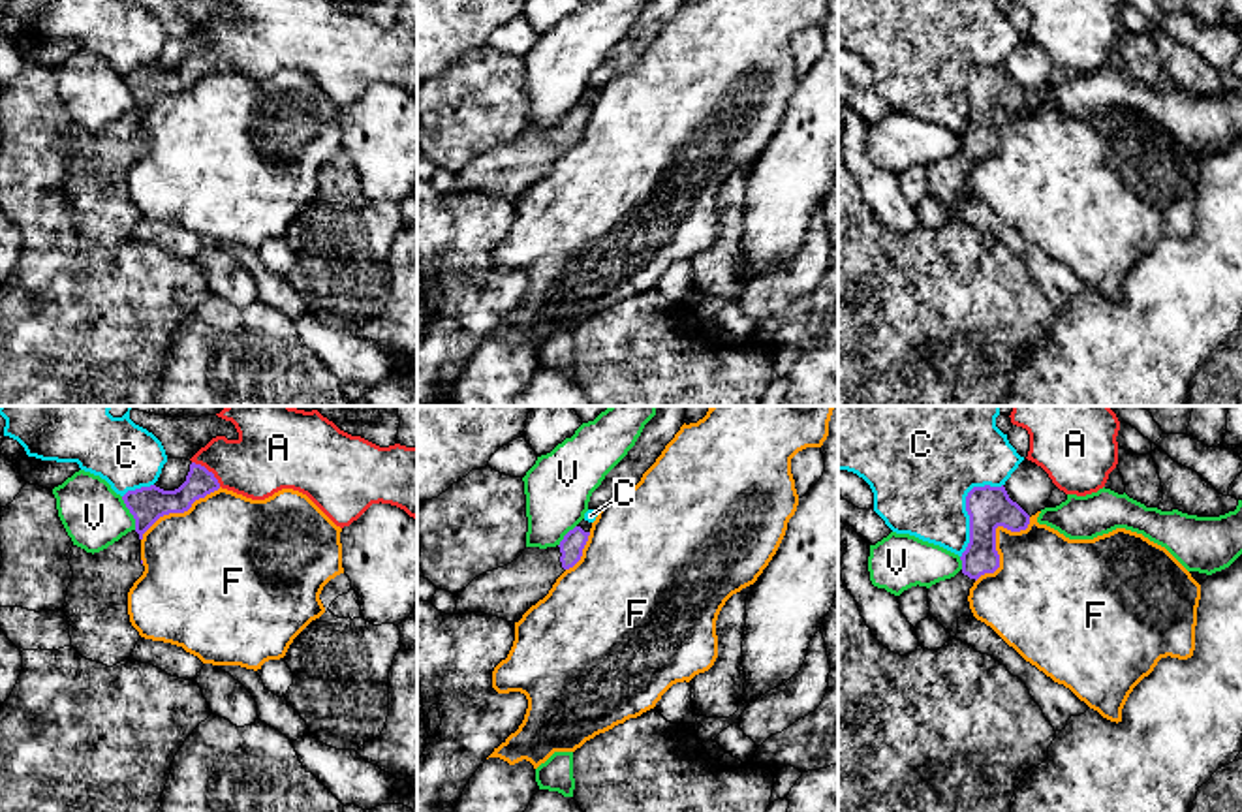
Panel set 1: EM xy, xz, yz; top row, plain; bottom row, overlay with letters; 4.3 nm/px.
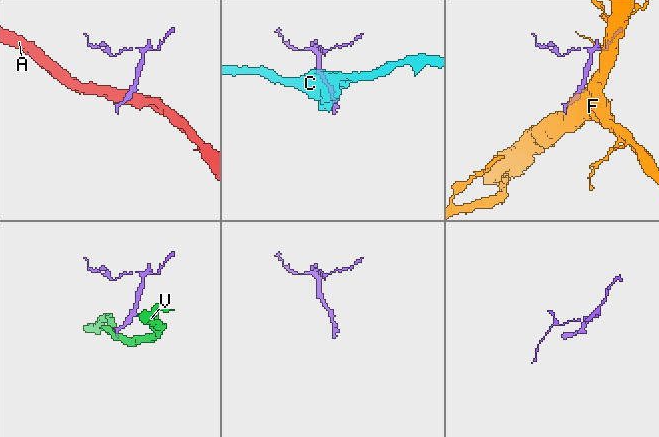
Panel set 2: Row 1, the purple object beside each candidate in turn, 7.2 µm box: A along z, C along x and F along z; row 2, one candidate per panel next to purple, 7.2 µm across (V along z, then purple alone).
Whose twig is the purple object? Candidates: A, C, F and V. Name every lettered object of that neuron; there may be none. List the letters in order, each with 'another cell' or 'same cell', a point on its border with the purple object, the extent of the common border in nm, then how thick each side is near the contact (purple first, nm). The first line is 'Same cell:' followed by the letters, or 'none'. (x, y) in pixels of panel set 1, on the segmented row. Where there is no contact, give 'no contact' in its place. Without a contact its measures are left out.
Same cell: none
A: another cell; contact xy (207, 470); length 170 nm; calibres 120 and 280 nm
C: another cell; contact yz (966, 508); length 360 nm; calibres 180 and 440 nm
F: another cell; contact yz (994, 540); length 360 nm; calibres 180 and 380 nm
V: another cell; contact xy (130, 512); length 160 nm; calibres 160 and 280 nm

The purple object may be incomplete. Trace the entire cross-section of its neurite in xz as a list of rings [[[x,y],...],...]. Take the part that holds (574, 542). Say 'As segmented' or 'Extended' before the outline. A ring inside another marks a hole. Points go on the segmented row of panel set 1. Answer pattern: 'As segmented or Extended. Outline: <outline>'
Extended. Outline: [[[582,519],[556,547],[526,547],[511,564],[475,577],[457,594],[455,615],[485,613],[519,622],[581,560],[590,528]]]

